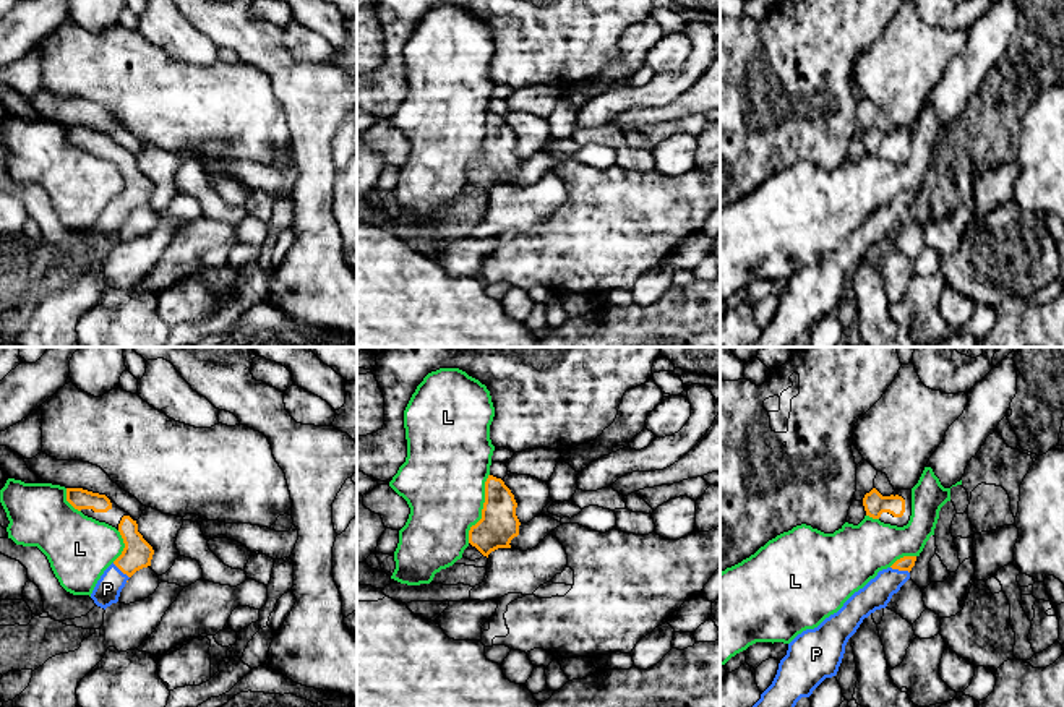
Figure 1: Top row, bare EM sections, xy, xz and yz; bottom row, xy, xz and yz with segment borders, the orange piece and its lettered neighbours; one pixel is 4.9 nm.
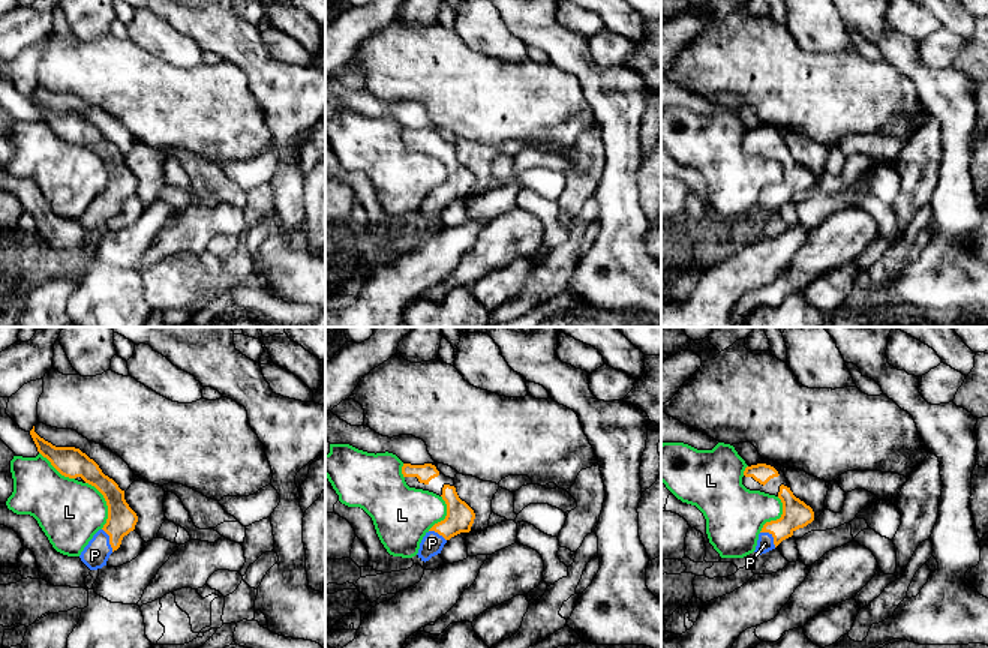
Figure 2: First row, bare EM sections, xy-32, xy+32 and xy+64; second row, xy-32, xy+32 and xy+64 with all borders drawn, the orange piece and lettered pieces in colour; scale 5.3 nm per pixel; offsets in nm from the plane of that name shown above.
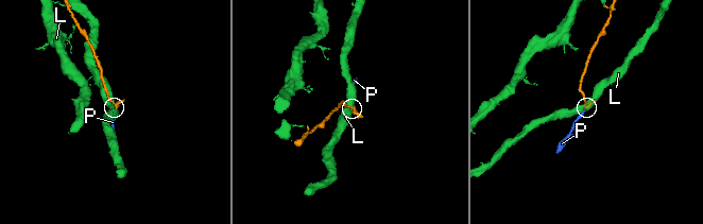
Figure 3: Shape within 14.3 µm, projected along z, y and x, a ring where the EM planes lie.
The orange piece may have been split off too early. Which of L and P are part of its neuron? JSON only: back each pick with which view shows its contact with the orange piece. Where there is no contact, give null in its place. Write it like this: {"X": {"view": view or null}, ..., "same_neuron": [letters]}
{"P": {"view": "xy"}, "same_neuron": ["P"]}

